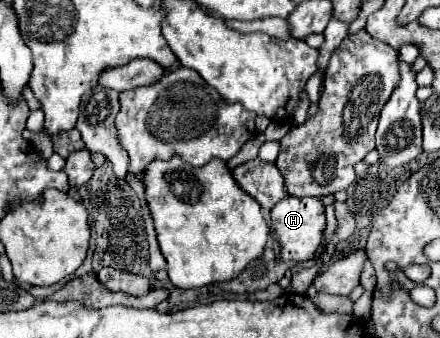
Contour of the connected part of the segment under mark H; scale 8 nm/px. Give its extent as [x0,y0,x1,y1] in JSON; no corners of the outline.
[271,197,325,261]

